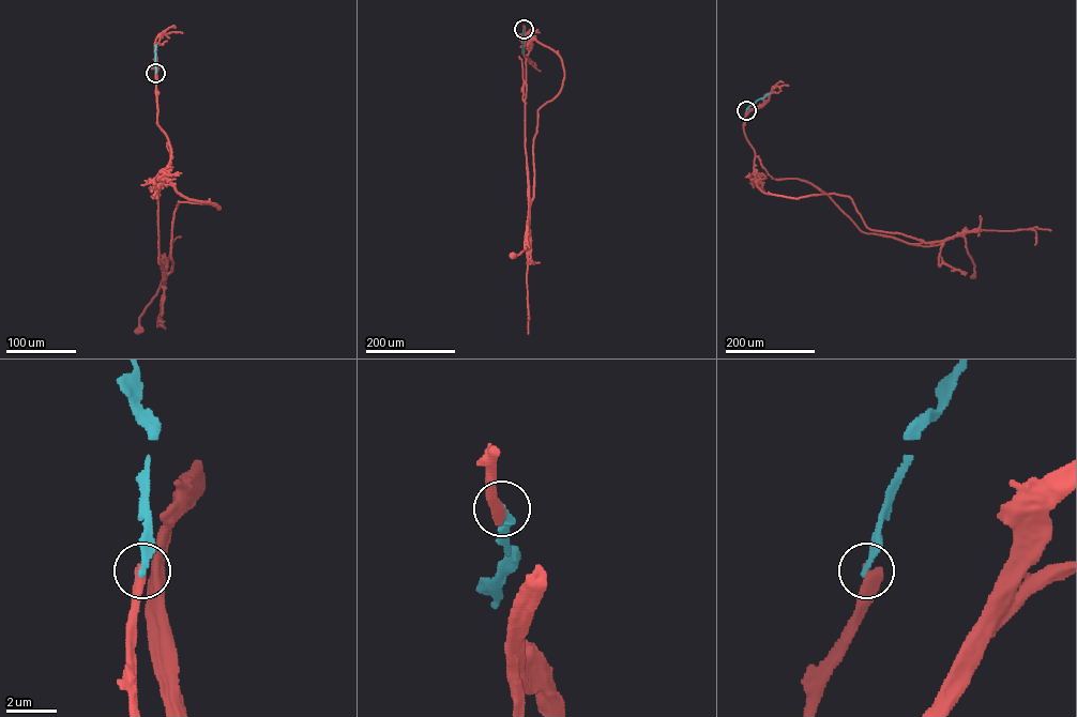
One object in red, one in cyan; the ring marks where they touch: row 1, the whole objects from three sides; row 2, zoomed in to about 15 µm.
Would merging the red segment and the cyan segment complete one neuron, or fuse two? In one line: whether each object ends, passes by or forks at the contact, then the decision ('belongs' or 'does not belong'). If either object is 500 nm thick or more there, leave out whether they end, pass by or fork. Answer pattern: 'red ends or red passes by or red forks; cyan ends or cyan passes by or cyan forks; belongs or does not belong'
red ends; cyan ends; does not belong

